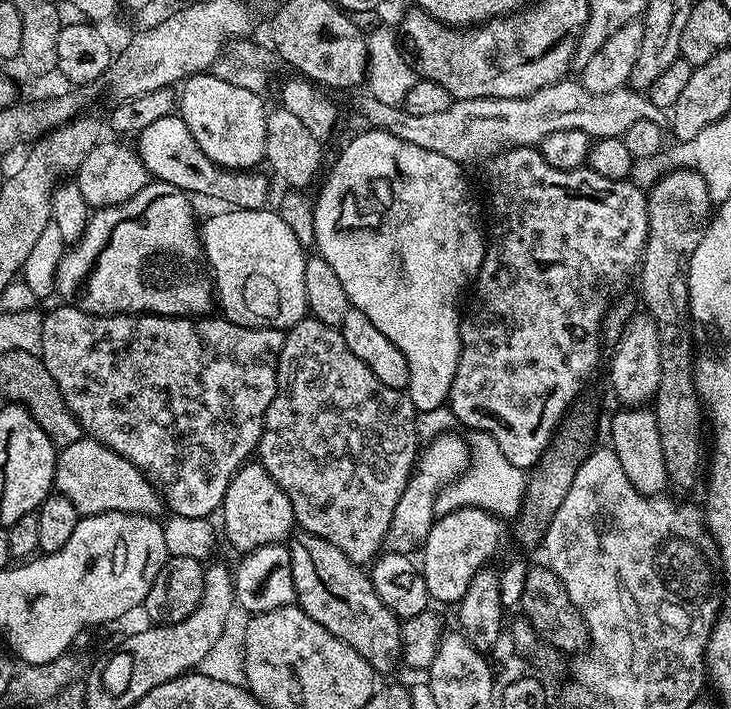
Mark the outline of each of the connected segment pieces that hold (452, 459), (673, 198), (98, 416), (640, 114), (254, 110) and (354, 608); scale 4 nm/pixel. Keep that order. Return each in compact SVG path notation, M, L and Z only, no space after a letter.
M441 434L431 441L428 449L419 453L412 477L408 480L406 490L402 490L402 498L398 498L398 506L394 506L394 518L390 522L390 530L384 539L384 548L389 552L412 554L423 549L432 525L437 519L436 499L445 486L451 484L456 477L462 475L468 466L470 448L460 436Z
M676 168L668 170L661 175L660 179L647 189L648 197L648 240L644 244L642 259L638 265L638 276L640 272L640 296L644 299L647 315L651 316L654 323L658 326L658 342L660 343L660 357L662 358L662 378L658 382L658 390L654 397L654 411L656 421L658 422L658 434L662 434L662 454L666 454L666 470L668 471L668 483L674 489L676 488L692 488L696 484L696 471L700 468L700 446L696 442L696 432L692 429L692 424L696 423L700 416L702 418L702 401L696 395L696 384L692 381L692 369L694 367L694 337L690 327L689 311L688 311L688 263L694 254L694 250L698 250L698 242L702 242L702 234L708 229L708 222L714 212L714 202L708 193L706 182L700 174L689 168Z
M68 302L61 305L43 317L39 357L50 370L50 378L58 382L81 429L154 478L173 513L186 518L208 518L211 512L219 513L234 474L260 447L266 410L276 396L276 367L284 332L278 328L247 328L223 318L95 316Z
M565 78L556 84L546 86L529 96L522 98L498 98L497 100L457 100L442 114L410 114L403 107L386 105L378 98L364 94L357 102L356 108L369 121L371 127L381 128L384 132L394 134L394 138L402 138L402 142L410 142L414 146L422 146L422 150L434 150L434 154L442 154L451 160L467 162L475 156L487 157L497 150L509 146L536 146L550 134L558 130L582 130L588 136L601 140L611 136L623 137L634 122L654 122L663 125L666 120L665 109L654 106L643 91L633 90L625 86L618 90L610 90L610 94L594 94L586 90L579 82L572 78Z
M211 71L200 72L197 76L189 76L183 81L178 92L178 114L186 122L190 134L194 134L194 142L202 146L206 158L210 158L221 168L252 170L259 165L256 163L264 160L266 150L266 117L268 117L269 109L264 108L262 97L260 92L246 90L234 82L226 82L221 76Z
M298 536L290 544L295 603L307 616L314 618L318 626L326 626L334 638L358 650L358 654L362 654L362 658L366 658L377 673L390 671L402 656L402 624L384 605L382 598L378 598L371 575L361 565L350 562L350 558L346 558L338 546L330 546L330 542L317 536Z

